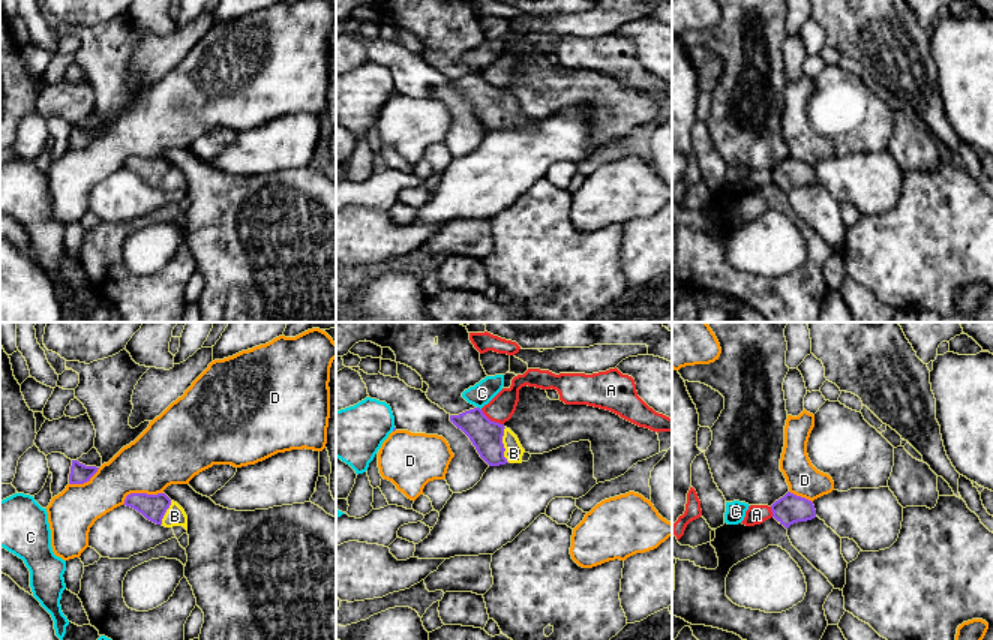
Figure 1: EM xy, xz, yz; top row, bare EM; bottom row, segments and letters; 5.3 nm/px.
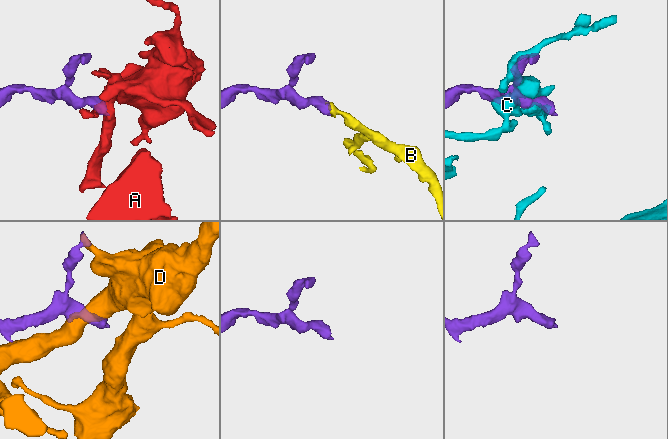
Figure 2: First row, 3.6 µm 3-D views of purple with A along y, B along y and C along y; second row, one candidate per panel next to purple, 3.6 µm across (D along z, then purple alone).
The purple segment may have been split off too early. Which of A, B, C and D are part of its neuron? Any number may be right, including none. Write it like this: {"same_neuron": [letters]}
{"same_neuron": ["B"]}

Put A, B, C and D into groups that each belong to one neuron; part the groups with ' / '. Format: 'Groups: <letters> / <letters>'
Groups: A / B / C / D

